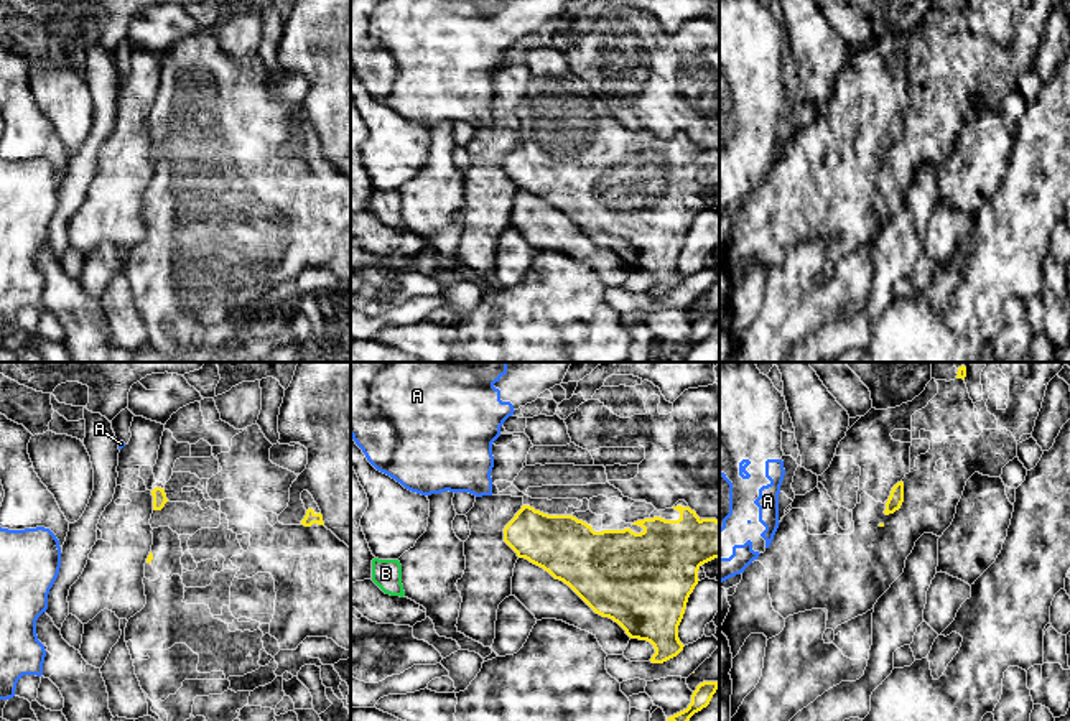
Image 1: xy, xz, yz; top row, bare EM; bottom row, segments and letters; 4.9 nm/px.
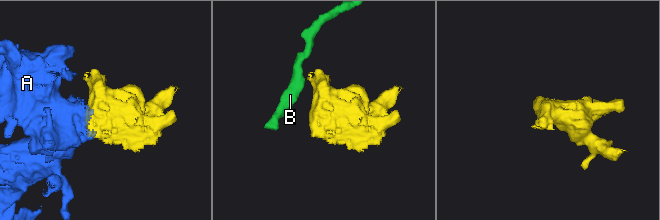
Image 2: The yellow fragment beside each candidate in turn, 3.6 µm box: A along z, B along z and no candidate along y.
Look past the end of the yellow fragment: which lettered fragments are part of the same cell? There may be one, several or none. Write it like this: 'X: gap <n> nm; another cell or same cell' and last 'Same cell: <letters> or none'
A: gap 150 nm; another cell
B: gap 500 nm; another cell
Same cell: none

